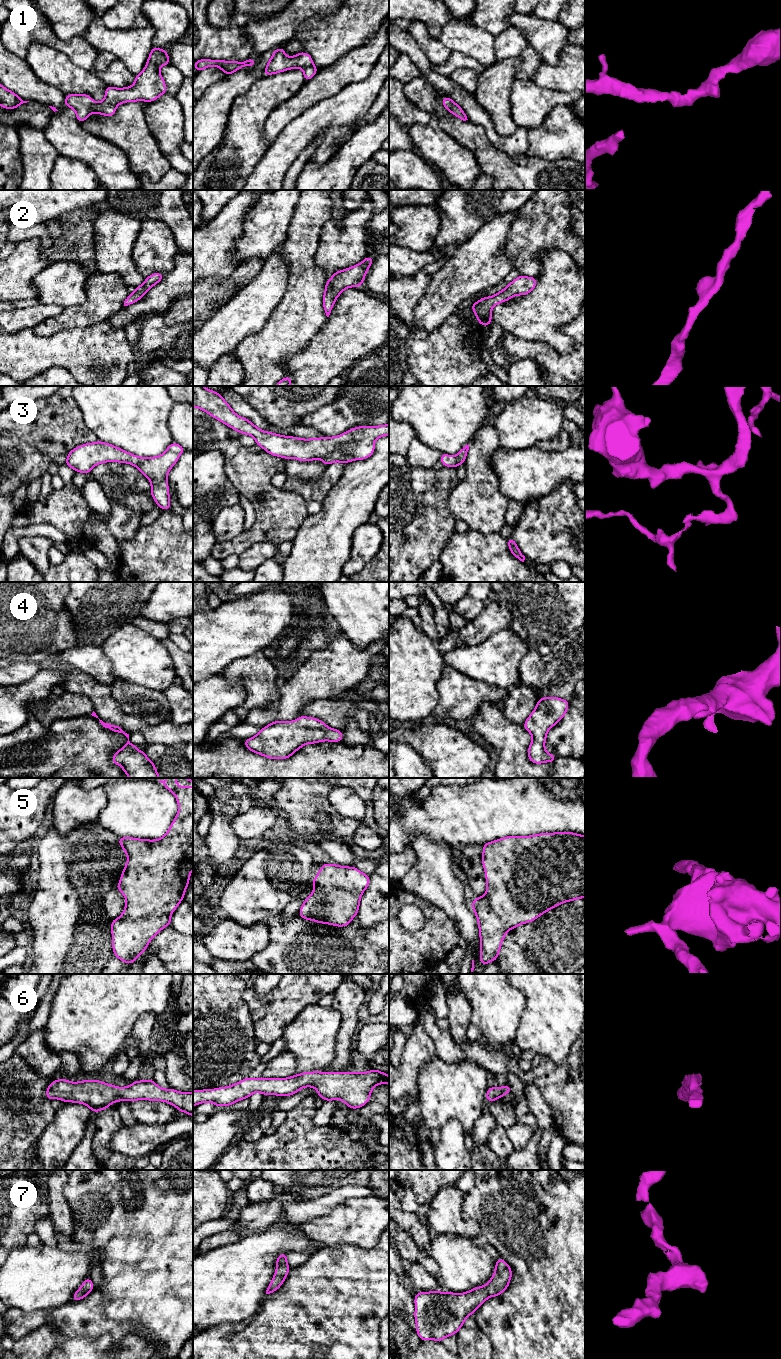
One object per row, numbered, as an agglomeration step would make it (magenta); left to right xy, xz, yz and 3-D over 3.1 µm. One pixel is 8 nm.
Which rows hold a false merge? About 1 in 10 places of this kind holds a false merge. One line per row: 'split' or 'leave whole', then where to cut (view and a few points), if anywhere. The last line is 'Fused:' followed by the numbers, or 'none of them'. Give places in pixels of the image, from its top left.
1: leave whole | no cut
2: leave whole | no cut
3: leave whole | no cut
4: leave whole | no cut
5: leave whole | no cut
6: leave whole | no cut
7: leave whole | no cut
Fused: none of them

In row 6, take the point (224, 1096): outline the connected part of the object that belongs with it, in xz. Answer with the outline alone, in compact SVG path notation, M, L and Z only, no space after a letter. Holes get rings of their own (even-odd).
M372 1069L359 1072L304 1072L289 1078L247 1077L231 1086L193 1090L193 1106L212 1102L215 1106L229 1106L249 1098L254 1092L282 1097L296 1094L303 1087L314 1087L325 1101L342 1100L350 1109L361 1108L370 1101L372 1089L378 1084L389 1084L385 1072Z

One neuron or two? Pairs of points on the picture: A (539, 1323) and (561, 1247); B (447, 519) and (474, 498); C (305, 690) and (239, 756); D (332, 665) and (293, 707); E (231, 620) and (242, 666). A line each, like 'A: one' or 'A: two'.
A: one
B: two
C: two
D: one
E: two

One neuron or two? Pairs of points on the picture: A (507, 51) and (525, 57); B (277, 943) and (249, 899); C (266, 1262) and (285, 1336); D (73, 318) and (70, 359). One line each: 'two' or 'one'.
A: two
B: two
C: two
D: two

